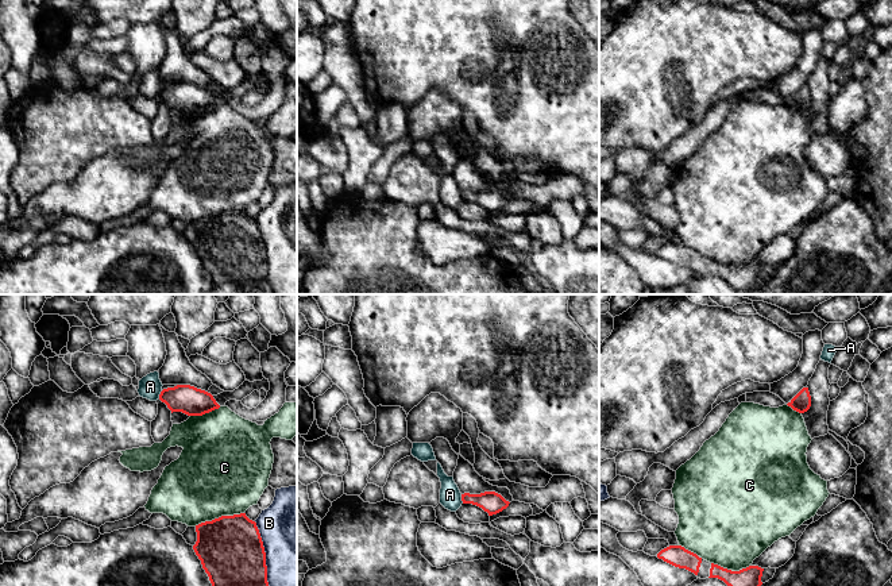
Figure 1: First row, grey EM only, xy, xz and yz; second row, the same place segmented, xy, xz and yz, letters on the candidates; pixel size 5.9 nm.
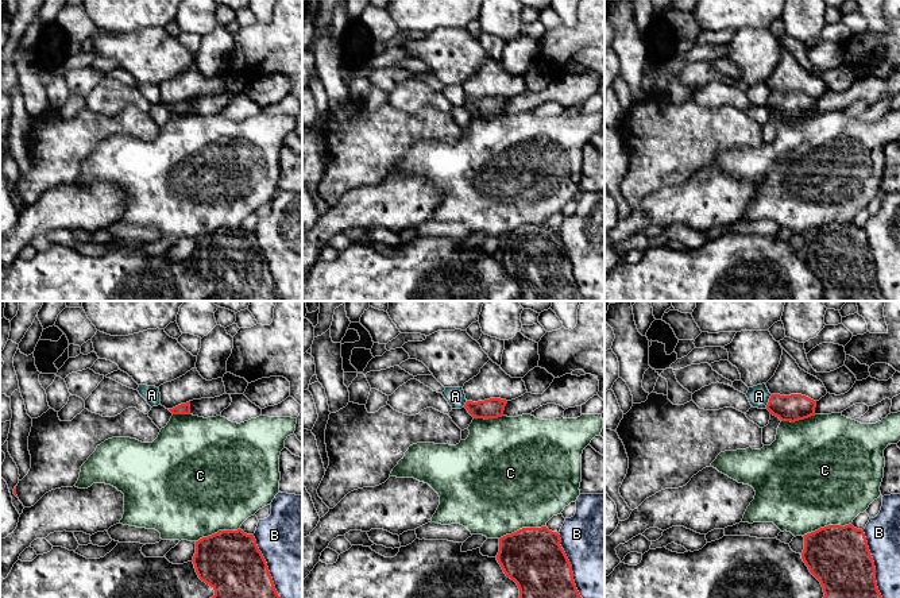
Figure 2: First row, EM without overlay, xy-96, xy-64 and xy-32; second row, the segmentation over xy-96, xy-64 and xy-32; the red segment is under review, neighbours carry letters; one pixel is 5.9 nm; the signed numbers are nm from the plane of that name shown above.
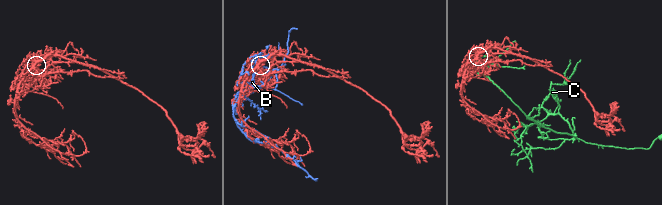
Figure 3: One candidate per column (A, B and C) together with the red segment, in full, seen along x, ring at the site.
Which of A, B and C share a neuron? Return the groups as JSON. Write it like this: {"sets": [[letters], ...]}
{"sets": [["A"], ["B"], ["C"]]}

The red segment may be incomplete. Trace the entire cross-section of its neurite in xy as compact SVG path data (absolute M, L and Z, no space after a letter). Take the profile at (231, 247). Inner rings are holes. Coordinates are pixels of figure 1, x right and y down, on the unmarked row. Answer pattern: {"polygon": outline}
{"polygon": "M246 211L201 220L196 223L196 230L193 247L212 281L206 294L277 294L267 279L266 250L259 227Z"}

